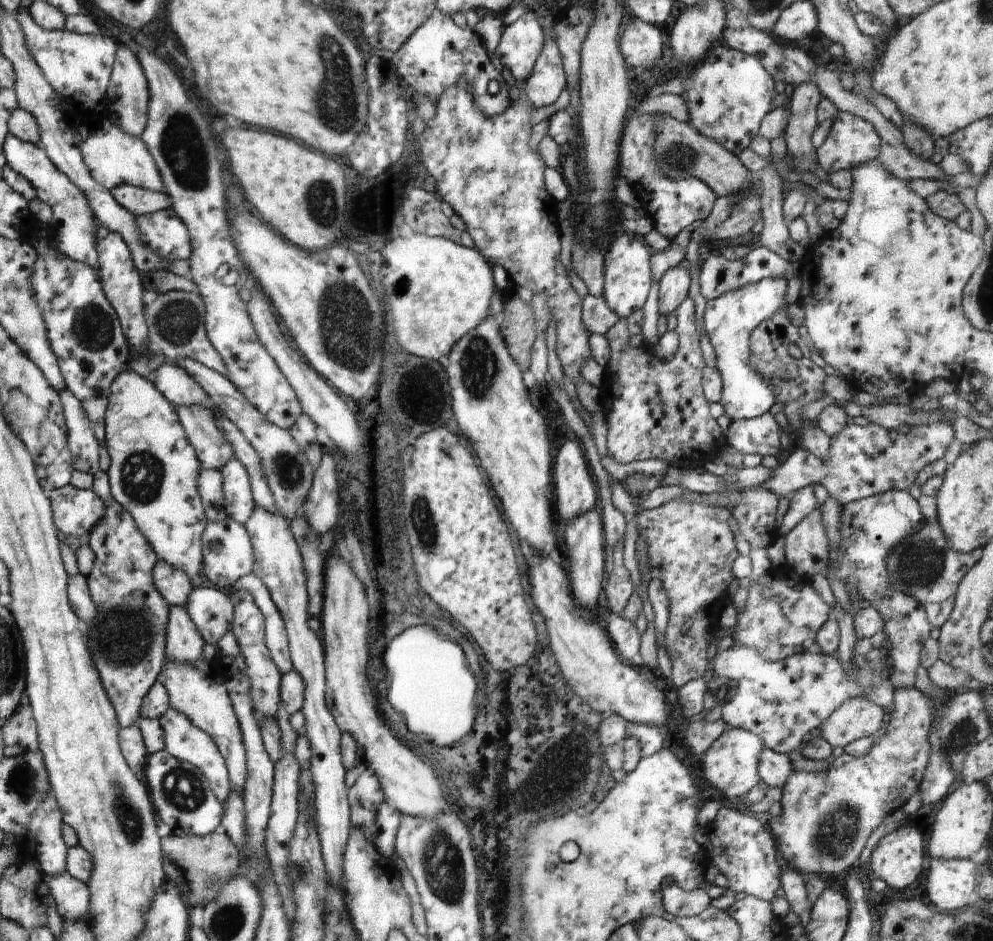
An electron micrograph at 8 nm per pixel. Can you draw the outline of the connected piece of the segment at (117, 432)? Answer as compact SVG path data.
M126 370L113 382L105 426L105 448L110 456L107 474L113 498L133 515L154 548L156 557L178 570L184 570L190 576L192 587L198 586L205 581L201 537L209 521L198 493L197 479L201 465L196 450L186 438L176 408L156 390L151 377L144 378L132 370Z

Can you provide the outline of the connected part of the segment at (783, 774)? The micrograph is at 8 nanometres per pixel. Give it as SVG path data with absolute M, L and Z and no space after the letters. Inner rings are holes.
M764 748L758 764L760 781L769 788L782 788L786 780L793 774L794 769L788 754L776 753L770 748Z

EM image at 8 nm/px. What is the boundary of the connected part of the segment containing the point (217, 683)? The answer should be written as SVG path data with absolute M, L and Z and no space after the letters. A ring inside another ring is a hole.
M204 656L196 664L178 664L178 662L166 660L165 665L166 684L164 687L169 695L170 707L182 712L186 718L192 720L194 726L204 730L214 740L228 768L230 789L236 790L238 794L243 793L247 774L245 748L240 726L232 709L228 692L223 685L223 679L211 671L210 662Z

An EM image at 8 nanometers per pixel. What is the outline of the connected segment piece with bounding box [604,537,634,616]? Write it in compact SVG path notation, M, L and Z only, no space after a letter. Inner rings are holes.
M624 537L612 548L612 569L609 571L608 584L604 586L606 604L613 616L619 616L624 610L630 596L632 596L633 584L626 566L624 565Z

